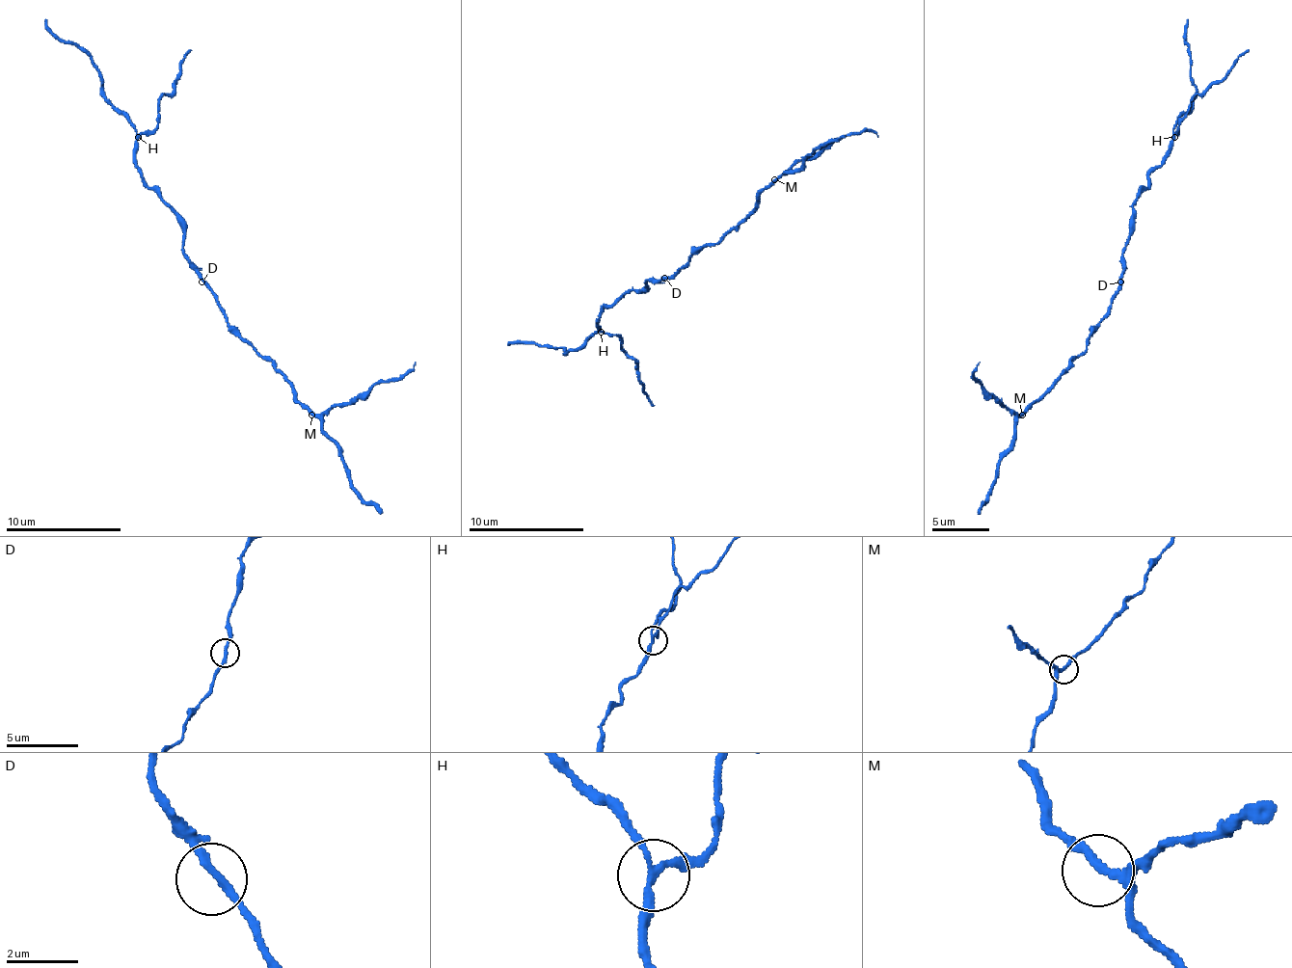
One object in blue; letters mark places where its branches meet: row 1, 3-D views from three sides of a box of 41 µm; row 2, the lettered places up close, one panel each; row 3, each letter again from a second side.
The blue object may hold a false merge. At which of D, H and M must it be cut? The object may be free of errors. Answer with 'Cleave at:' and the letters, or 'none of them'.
Cleave at: H

